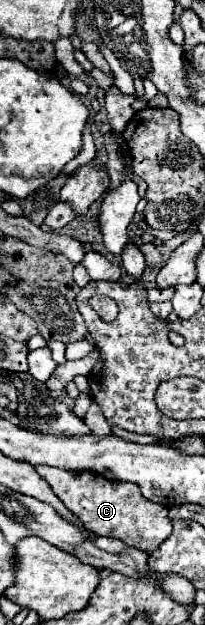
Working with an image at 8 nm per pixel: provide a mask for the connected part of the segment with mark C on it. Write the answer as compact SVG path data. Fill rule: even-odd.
M37 466L37 472L49 482L61 502L81 518L87 530L97 536L121 538L127 546L153 552L171 534L167 508L143 498L139 486L133 482L109 482L97 472L67 472L53 466Z

